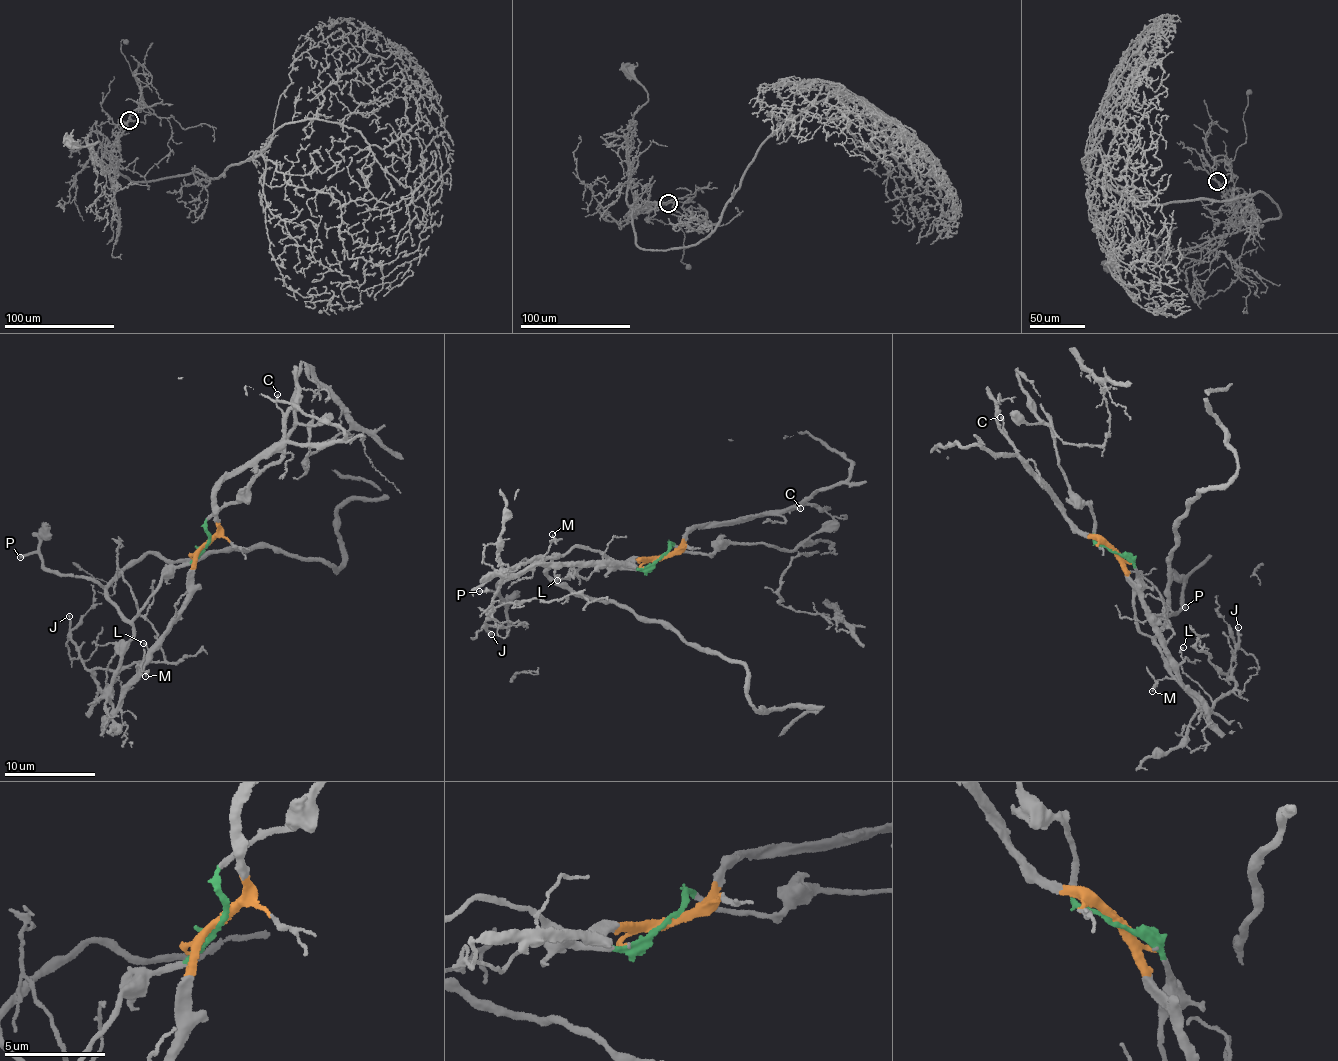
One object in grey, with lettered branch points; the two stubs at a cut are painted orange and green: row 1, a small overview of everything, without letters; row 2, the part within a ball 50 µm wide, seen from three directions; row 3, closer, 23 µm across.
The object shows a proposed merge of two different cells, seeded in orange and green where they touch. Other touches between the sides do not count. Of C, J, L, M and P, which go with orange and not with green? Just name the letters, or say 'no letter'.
C, J, L, M

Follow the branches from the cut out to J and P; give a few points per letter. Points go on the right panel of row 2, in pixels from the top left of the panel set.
J: (1114, 549), (1137, 590), (1176, 677), (1201, 702), (1206, 714), (1213, 699), (1235, 687), (1230, 671), (1238, 628)
P: (1114, 549), (1138, 570), (1133, 603), (1153, 641), (1165, 617), (1153, 614), (1178, 610), (1179, 598), (1185, 608)

